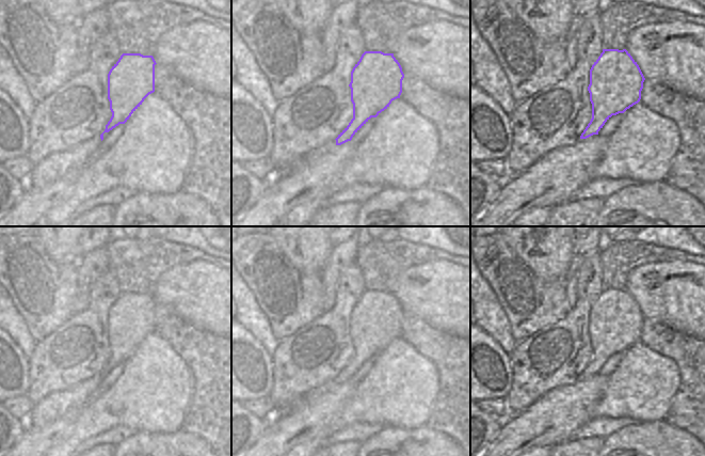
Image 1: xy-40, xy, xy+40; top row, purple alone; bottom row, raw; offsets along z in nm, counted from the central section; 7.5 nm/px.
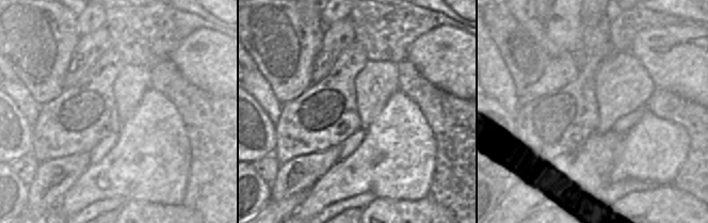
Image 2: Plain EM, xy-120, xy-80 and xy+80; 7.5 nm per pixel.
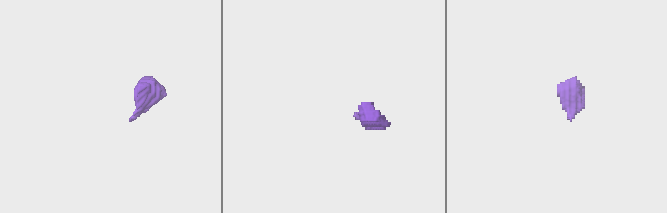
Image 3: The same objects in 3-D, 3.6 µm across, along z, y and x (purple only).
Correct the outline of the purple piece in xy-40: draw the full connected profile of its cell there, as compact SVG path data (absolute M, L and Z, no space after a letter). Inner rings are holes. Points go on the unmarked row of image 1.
M123 293L108 313L108 339L112 356L105 371L70 389L55 391L44 397L33 406L27 425L41 429L66 414L81 412L99 392L103 373L125 363L144 339L155 331L156 303L153 295Z

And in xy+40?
M603 288L603 292L590 309L588 330L592 343L592 358L581 373L580 378L598 374L598 371L612 355L624 352L638 343L641 339L644 319L645 317L639 304L626 288Z

